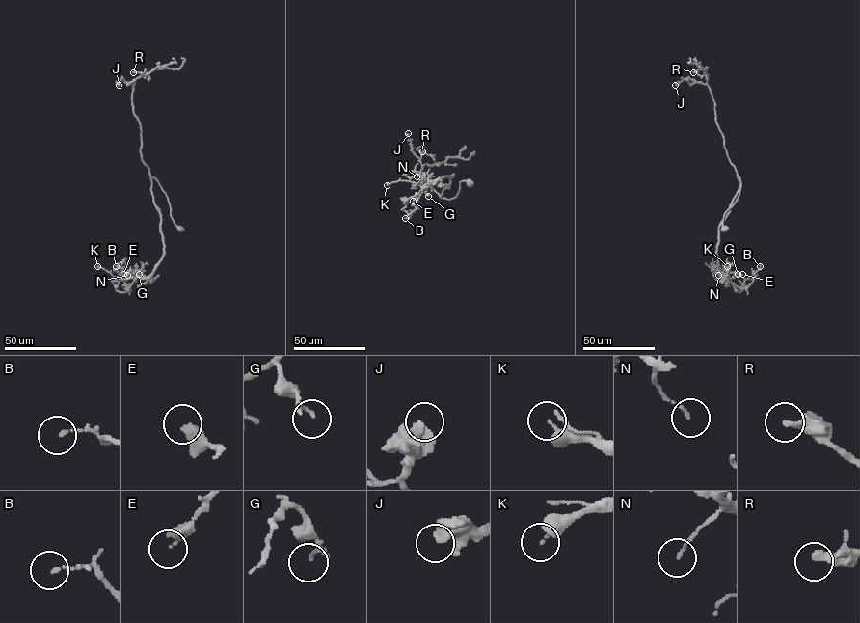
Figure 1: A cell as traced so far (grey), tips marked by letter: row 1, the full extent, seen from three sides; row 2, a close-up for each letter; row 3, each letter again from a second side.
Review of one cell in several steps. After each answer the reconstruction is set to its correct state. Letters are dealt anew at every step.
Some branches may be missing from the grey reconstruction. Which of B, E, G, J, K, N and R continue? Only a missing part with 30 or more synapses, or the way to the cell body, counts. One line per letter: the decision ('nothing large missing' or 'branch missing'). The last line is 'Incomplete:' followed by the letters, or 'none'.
B: nothing large missing
E: nothing large missing
G: nothing large missing
J: nothing large missing
K: nothing large missing
N: nothing large missing
R: nothing large missing
Incomplete: none

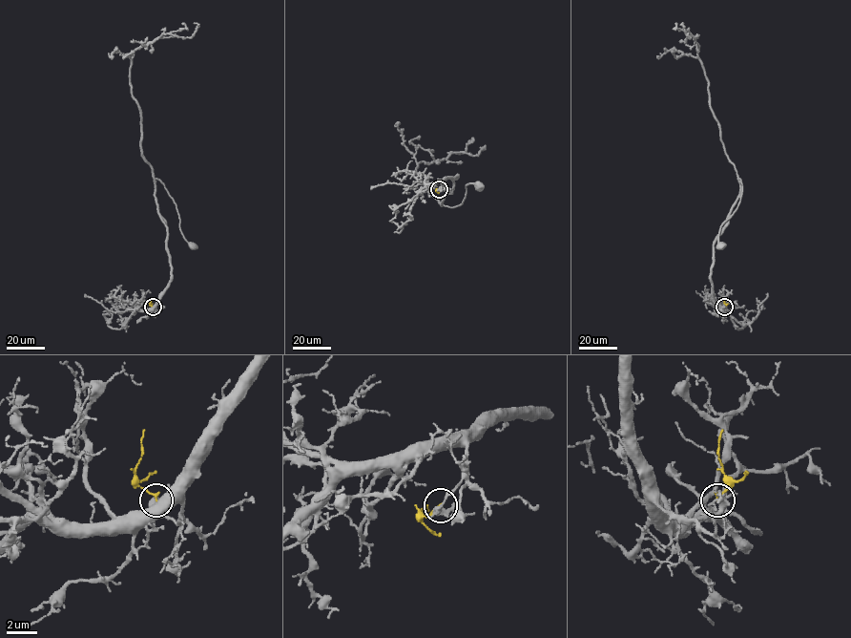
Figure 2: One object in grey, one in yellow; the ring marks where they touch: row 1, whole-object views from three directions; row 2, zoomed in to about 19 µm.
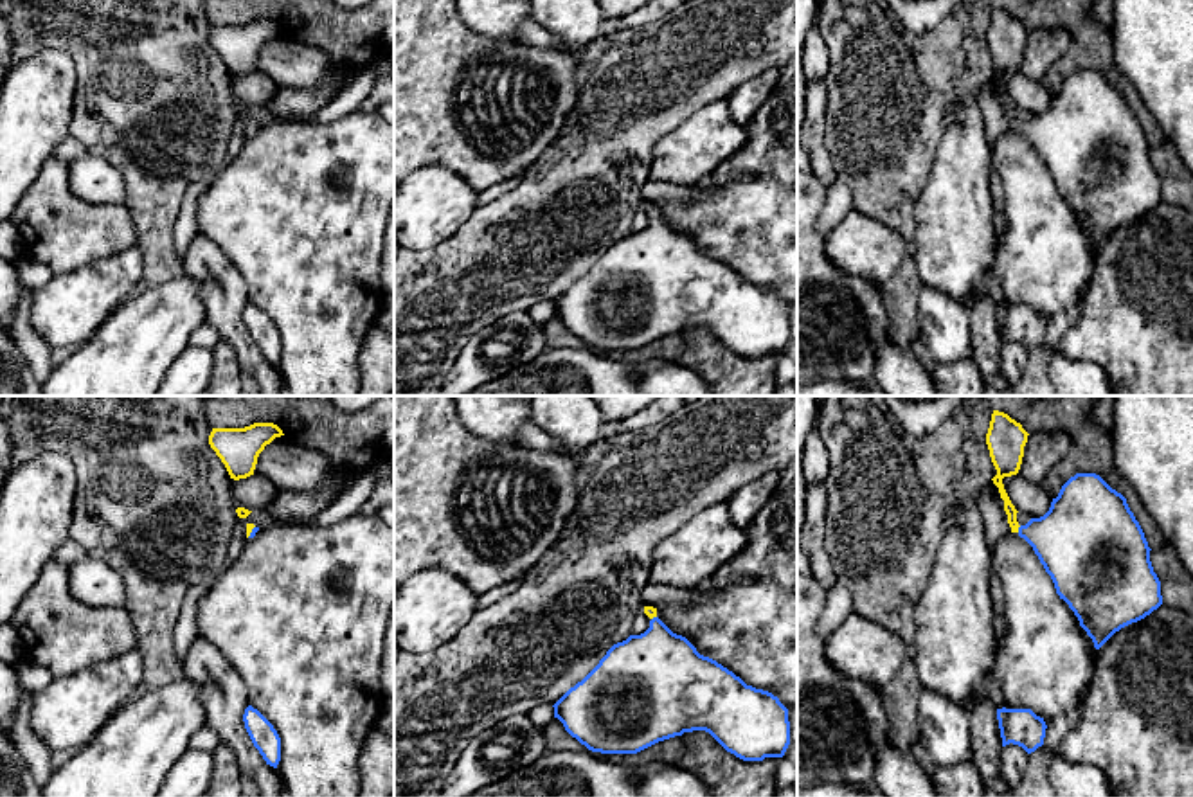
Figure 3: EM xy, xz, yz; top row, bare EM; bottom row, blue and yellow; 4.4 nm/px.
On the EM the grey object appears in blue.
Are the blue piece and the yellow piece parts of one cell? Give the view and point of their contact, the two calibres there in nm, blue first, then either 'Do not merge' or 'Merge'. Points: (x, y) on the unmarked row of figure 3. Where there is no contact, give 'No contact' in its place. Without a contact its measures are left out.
Touches blue at yz (1019, 126). Thickness 360 nm (blue) against 50 nm. Merge

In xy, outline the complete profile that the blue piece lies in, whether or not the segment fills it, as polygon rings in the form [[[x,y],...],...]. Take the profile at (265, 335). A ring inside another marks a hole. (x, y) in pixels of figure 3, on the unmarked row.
[[[252,302],[243,311],[245,326],[266,362],[277,365],[281,358],[281,335],[274,322]]]

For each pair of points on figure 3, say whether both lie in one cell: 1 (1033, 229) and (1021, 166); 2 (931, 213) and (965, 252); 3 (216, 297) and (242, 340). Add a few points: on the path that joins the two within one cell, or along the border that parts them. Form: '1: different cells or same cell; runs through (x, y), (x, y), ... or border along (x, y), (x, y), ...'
1: same cell; runs through (1033, 213), (1024, 182)
2: same cell; runs through (940, 222), (954, 236), (956, 243)
3: same cell; runs through (225, 308), (225, 317), (233, 330)

